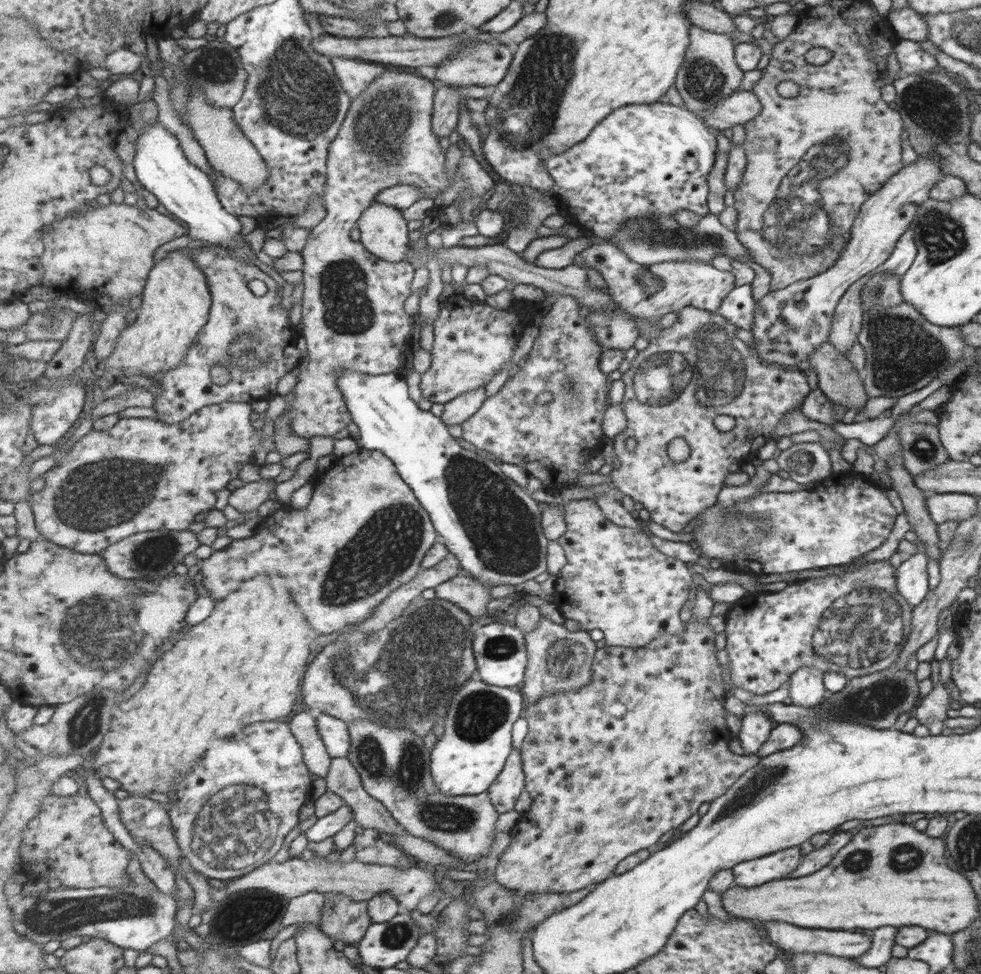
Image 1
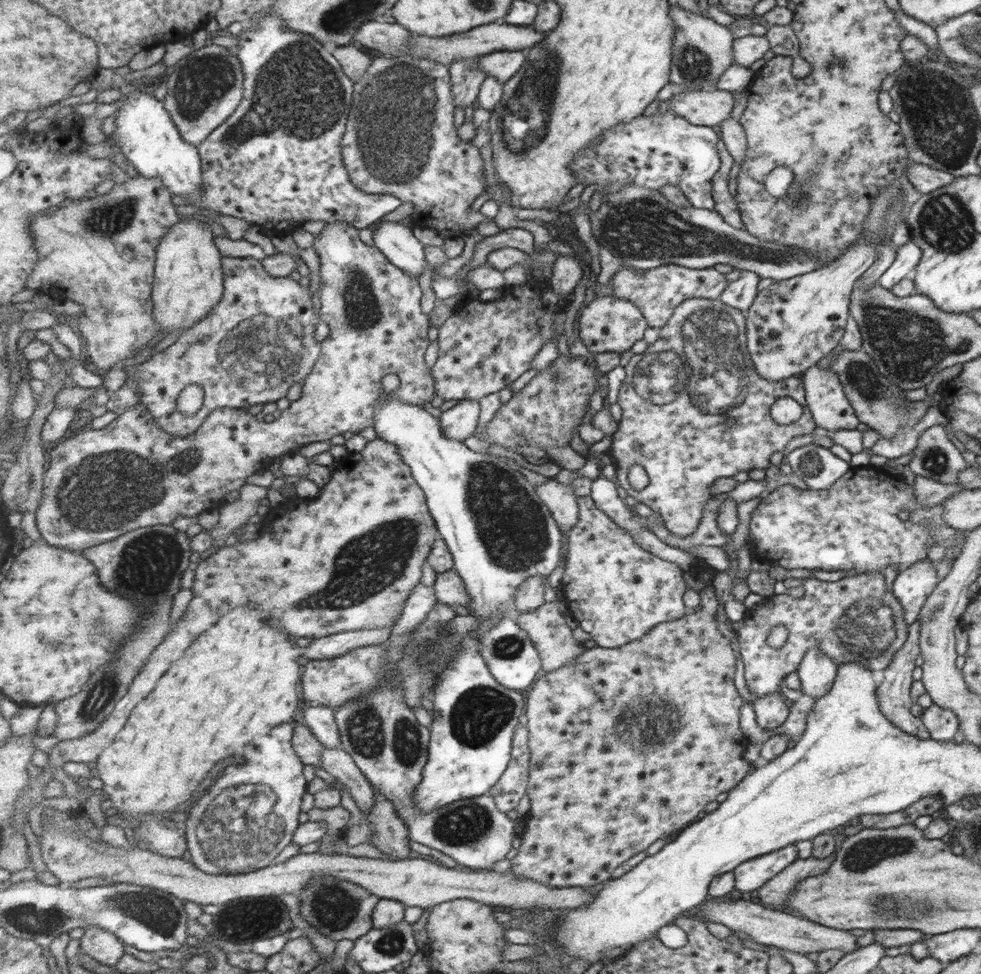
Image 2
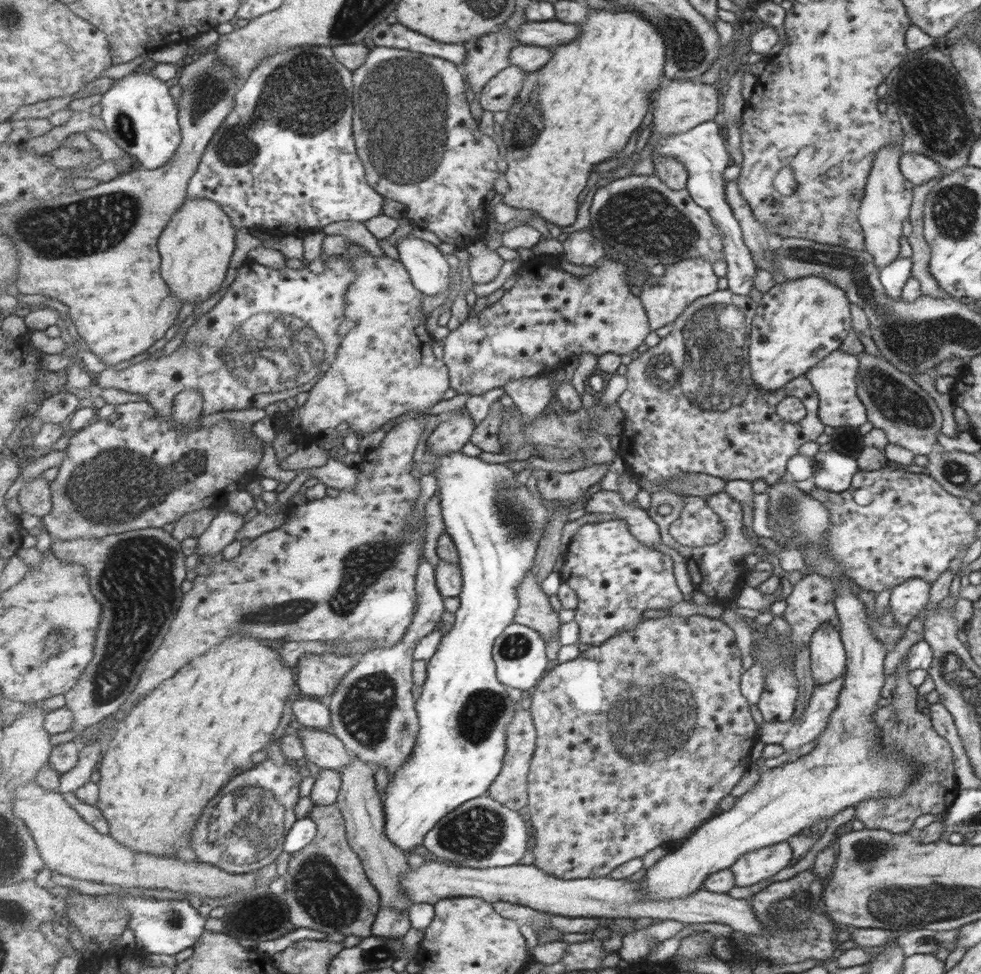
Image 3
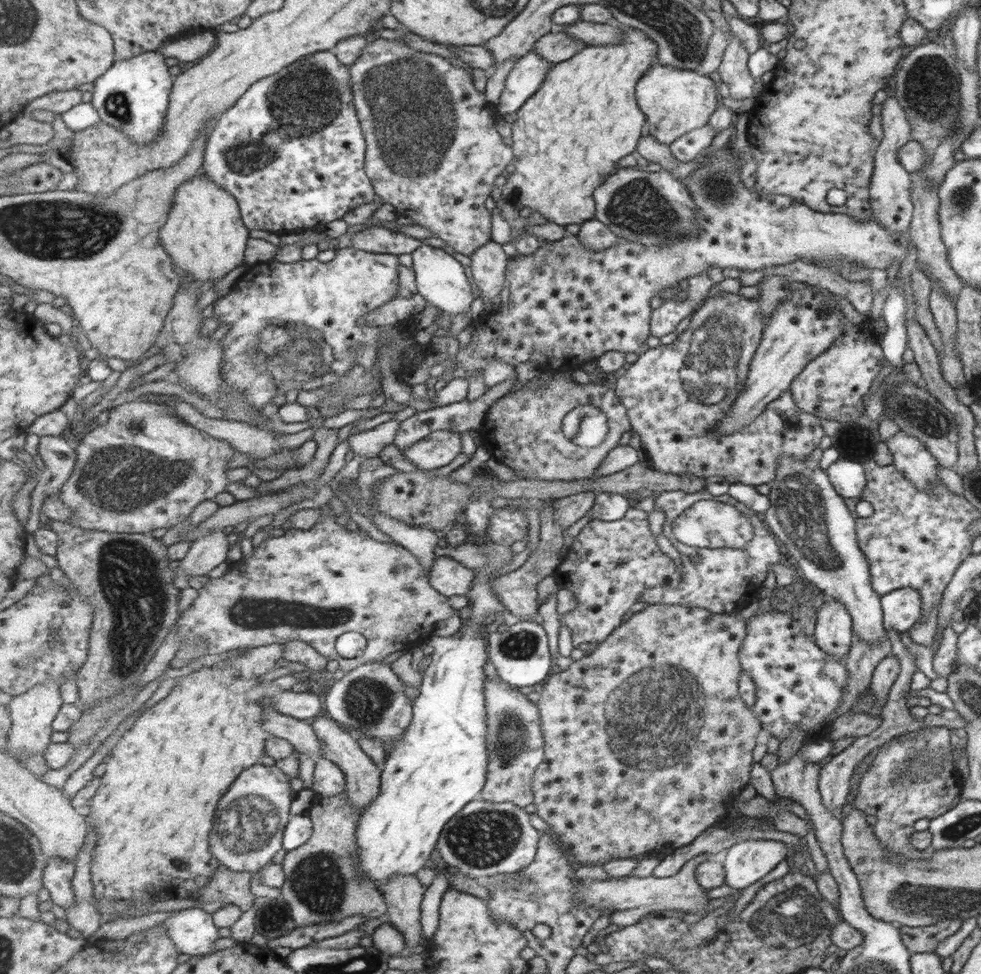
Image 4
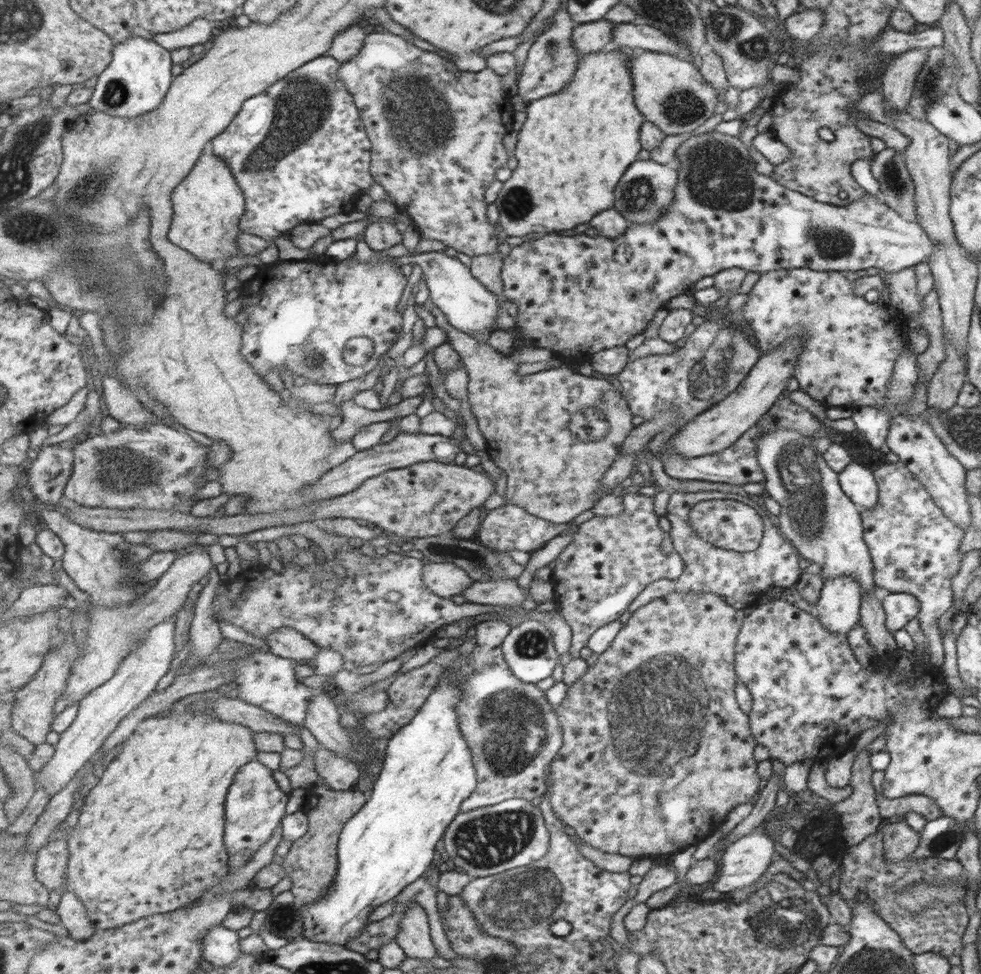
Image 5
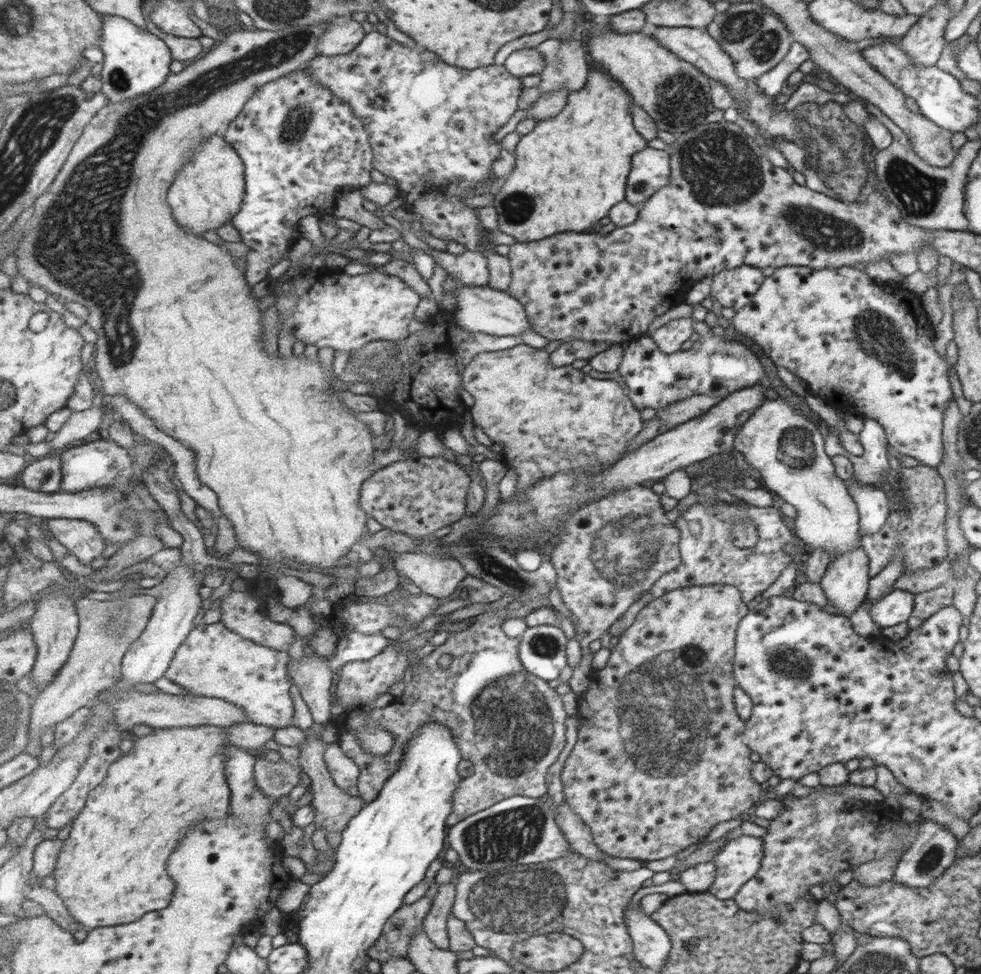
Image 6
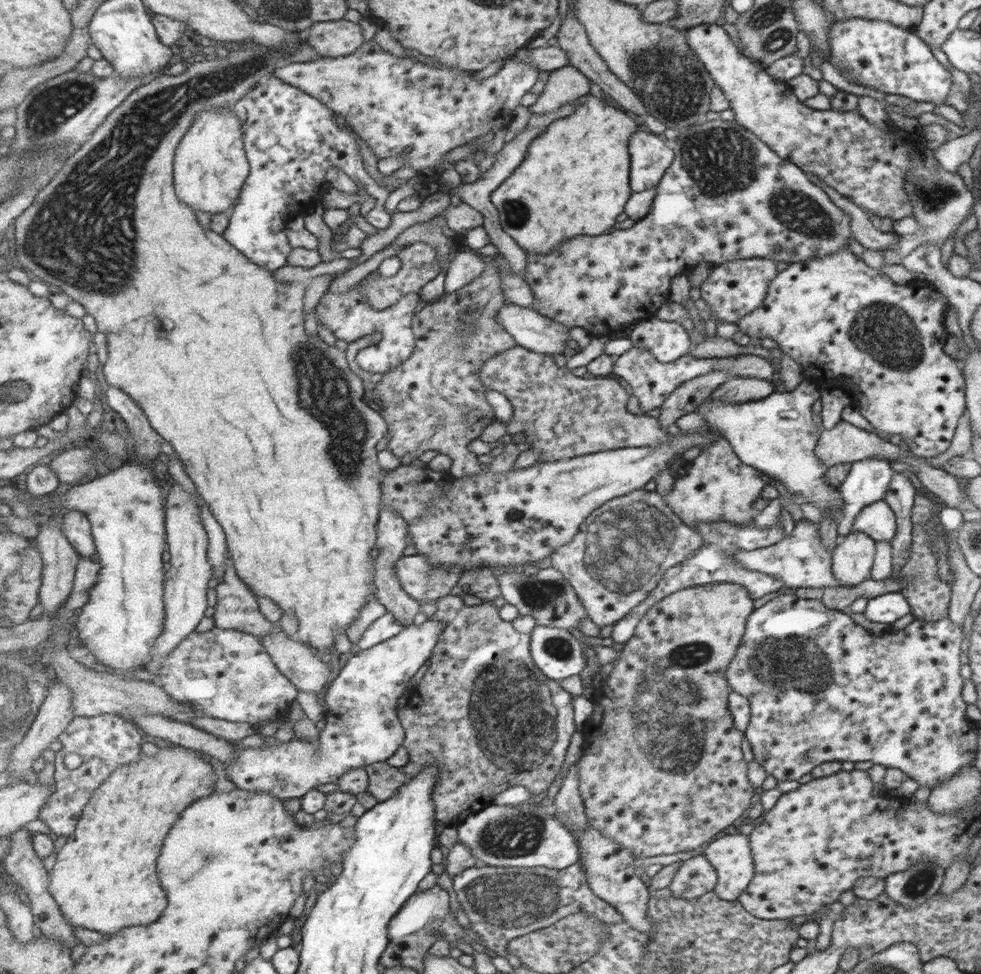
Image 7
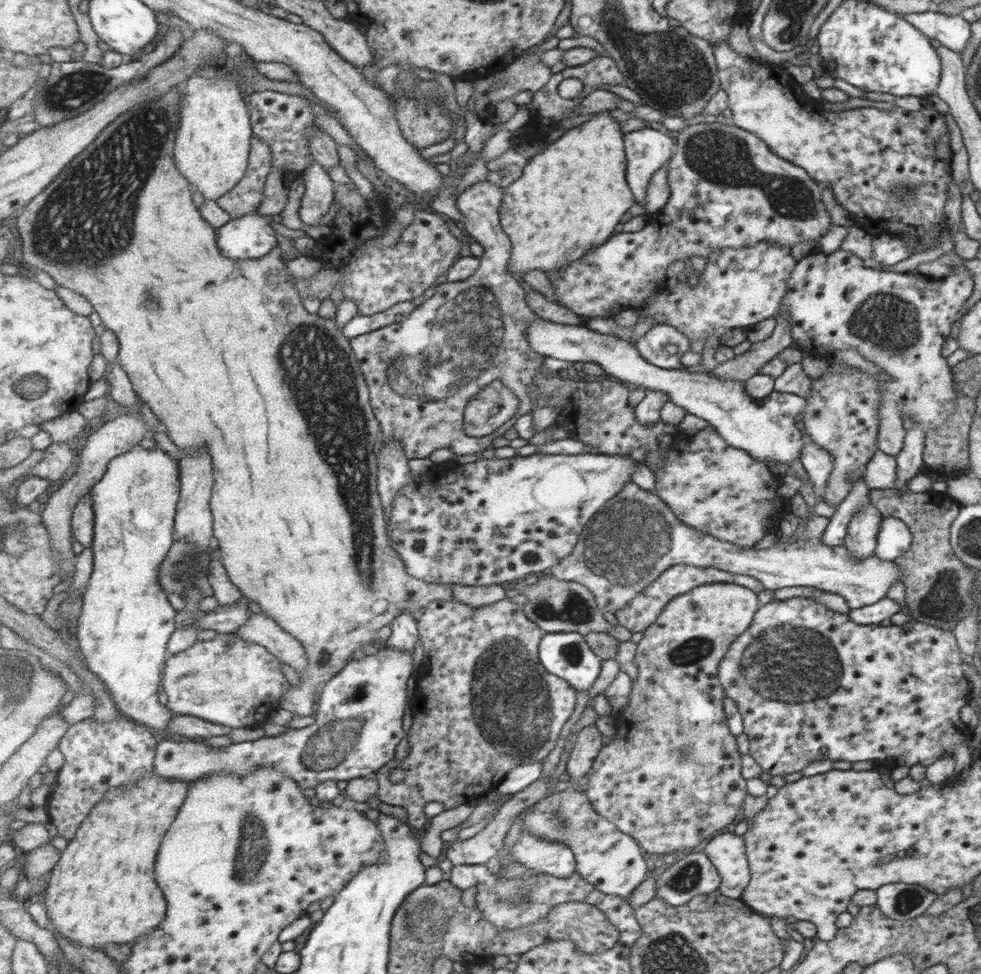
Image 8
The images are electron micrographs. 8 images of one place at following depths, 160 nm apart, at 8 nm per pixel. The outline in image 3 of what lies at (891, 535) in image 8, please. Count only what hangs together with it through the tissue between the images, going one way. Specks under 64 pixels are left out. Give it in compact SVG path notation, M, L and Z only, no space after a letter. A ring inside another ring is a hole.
M817 451L810 457L811 477L816 488L828 492L843 492L851 486L852 476L859 470L854 459L837 451Z

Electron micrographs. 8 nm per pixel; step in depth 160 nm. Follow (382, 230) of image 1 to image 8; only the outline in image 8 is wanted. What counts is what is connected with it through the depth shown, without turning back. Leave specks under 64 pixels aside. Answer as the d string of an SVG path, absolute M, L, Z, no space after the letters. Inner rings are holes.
M545 319L533 321L528 326L528 341L533 346L533 349L538 354L545 357L554 358L557 360L567 361L572 363L596 363L603 372L607 375L620 380L622 383L629 385L632 388L647 388L664 393L669 401L681 408L684 408L687 413L707 421L709 426L715 430L717 434L733 448L744 449L753 460L761 462L777 462L777 464L791 464L793 460L797 460L800 456L801 448L805 448L807 434L803 430L803 419L805 416L805 407L807 401L801 396L795 394L772 391L768 396L757 399L745 393L745 385L741 381L721 381L715 377L709 376L706 372L689 373L681 369L663 369L656 368L648 364L637 353L631 343L621 338L612 337L611 335L601 334L592 326L571 326L559 324Z

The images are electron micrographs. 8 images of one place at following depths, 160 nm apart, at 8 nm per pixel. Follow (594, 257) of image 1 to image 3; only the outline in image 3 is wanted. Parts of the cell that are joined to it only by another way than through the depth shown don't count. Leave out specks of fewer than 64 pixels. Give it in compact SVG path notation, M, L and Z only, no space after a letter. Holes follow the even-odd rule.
M689 258L664 266L656 270L658 273L658 282L645 289L640 303L644 307L644 311L648 313L649 328L651 331L661 328L663 325L669 325L675 317L683 312L685 308L693 301L699 301L702 296L707 296L717 290L717 278L713 274L712 264L704 258Z

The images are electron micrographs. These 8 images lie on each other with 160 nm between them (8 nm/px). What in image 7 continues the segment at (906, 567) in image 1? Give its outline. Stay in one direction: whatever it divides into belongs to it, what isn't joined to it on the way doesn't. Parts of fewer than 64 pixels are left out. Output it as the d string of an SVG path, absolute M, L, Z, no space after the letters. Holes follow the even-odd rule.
M897 591L871 597L864 611L861 613L871 622L890 625L892 622L895 622L897 618L909 614L909 607L908 601Z

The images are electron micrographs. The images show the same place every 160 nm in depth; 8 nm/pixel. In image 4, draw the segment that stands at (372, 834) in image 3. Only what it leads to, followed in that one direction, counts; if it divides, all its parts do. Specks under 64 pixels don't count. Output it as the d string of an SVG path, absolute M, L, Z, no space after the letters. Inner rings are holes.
M326 713L311 720L311 724L324 744L325 758L336 762L337 766L346 774L348 800L351 800L352 806L361 810L361 815L363 815L363 811L371 806L371 803L379 796L383 769L361 748L356 735L327 716ZM413 874L395 876L389 883L379 886L389 904L389 922L393 923L406 938L406 946L413 948L425 940L421 917L423 902L428 888Z

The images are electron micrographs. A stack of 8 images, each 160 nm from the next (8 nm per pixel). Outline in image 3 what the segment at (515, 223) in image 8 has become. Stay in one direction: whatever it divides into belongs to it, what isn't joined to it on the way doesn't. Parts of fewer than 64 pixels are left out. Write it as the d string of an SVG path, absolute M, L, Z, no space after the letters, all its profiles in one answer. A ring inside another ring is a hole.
M591 10L589 18L585 22L578 24L580 26L580 35L574 38L574 41L554 48L552 59L538 71L530 72L524 80L524 85L519 91L518 97L515 99L514 105L507 111L508 118L501 125L503 135L501 136L504 148L504 176L508 181L509 190L503 196L502 201L509 206L517 209L532 210L543 214L543 219L547 218L553 224L559 224L560 227L571 226L577 222L577 212L579 212L579 196L585 190L589 176L593 171L593 166L599 160L609 158L615 152L625 146L627 138L631 136L631 132L641 124L647 108L649 108L649 92L655 90L662 82L661 70L664 70L663 60L665 60L665 46L661 35L657 33L657 29L649 24L645 18L639 16L637 12L605 12L605 10Z

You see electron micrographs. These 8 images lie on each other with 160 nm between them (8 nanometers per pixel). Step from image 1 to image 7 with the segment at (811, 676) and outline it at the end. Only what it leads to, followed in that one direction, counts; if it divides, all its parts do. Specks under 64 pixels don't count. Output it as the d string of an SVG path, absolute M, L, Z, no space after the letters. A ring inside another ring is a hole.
M850 531L832 549L832 568L843 587L869 578L875 560L876 541L865 532Z

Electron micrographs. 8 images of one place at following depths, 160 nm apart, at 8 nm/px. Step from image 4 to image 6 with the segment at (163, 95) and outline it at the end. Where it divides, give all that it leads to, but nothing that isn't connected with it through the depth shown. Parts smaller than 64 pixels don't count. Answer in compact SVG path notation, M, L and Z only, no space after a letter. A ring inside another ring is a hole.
M106 13L100 17L103 21L101 49L104 55L101 91L108 96L110 103L125 102L163 86L172 74L173 64L167 43L124 17Z

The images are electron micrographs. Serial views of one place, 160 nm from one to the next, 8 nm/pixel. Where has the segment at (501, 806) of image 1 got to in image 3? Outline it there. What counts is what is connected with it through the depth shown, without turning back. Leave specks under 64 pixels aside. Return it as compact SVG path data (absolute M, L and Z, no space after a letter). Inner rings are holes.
M519 709L514 714L512 723L508 726L508 754L505 755L504 768L499 778L492 784L487 796L501 801L501 804L511 809L521 810L528 806L528 774L532 766L532 758L536 752L538 732L530 709Z

